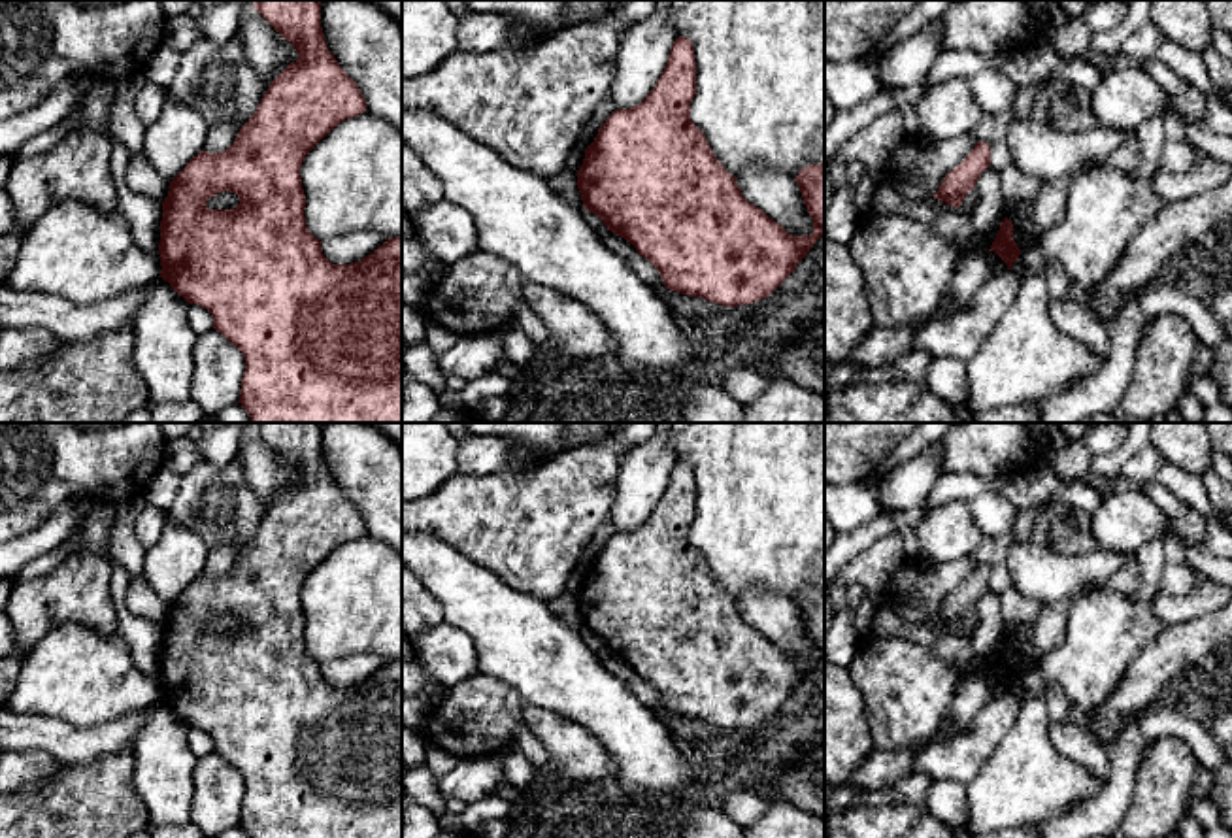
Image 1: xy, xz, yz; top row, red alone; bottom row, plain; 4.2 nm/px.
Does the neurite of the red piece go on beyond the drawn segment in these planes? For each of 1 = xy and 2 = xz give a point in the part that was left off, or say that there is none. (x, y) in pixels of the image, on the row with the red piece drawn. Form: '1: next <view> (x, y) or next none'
1: next none
2: next none

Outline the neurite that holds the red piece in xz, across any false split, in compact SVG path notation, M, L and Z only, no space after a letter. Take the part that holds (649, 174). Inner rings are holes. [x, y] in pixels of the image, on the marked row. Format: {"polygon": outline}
{"polygon": "M681 36L645 100L615 109L598 128L575 185L585 210L630 242L658 270L666 289L728 308L753 304L772 294L824 234L824 162L806 166L794 177L813 232L792 236L749 204L736 177L715 159L704 132L691 121L694 94L694 47Z"}

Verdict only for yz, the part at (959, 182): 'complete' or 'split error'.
complete

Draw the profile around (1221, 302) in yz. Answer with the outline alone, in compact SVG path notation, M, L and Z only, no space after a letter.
M1232 289L1215 293L1209 306L1221 323L1232 323Z

